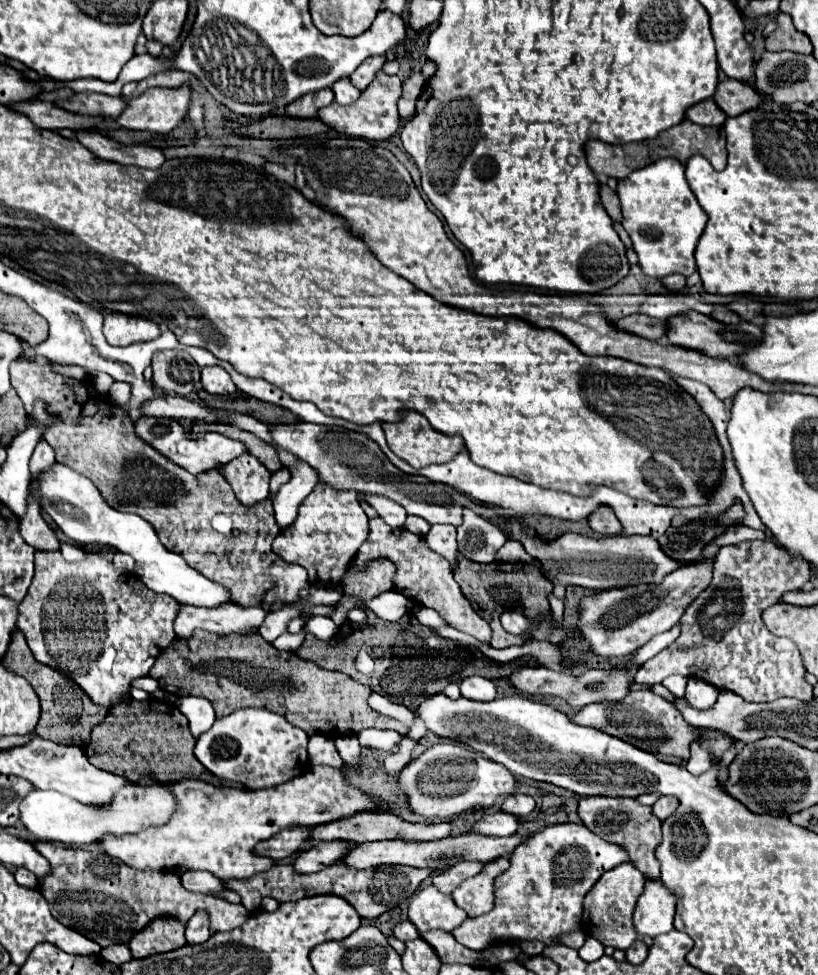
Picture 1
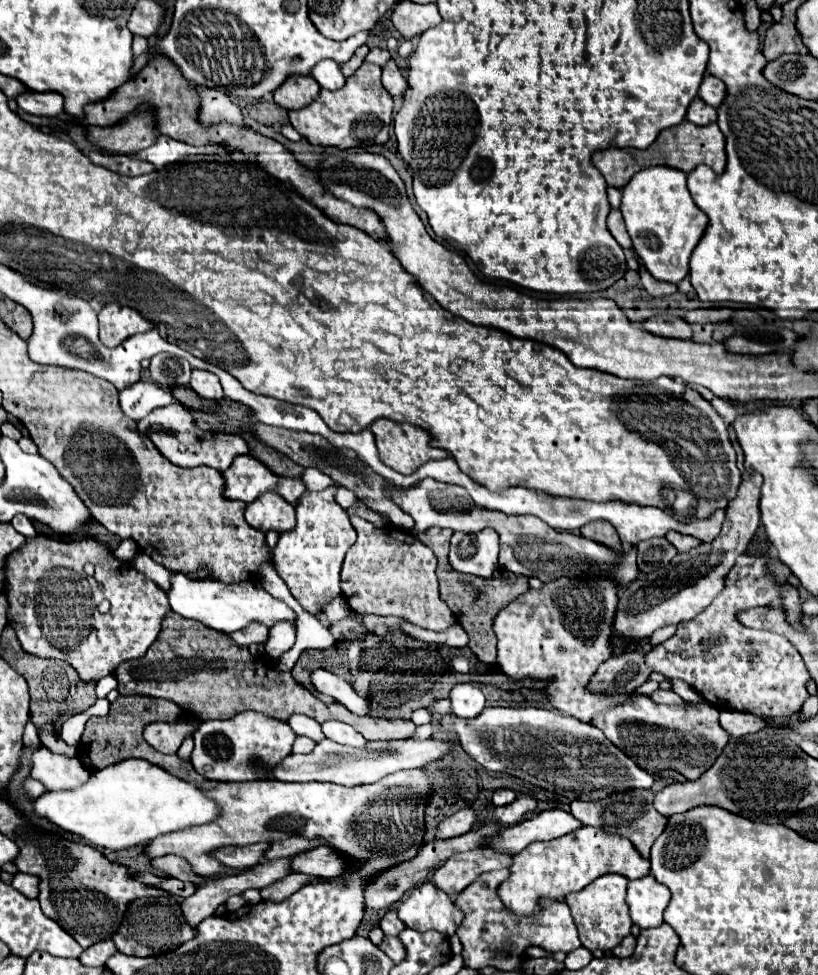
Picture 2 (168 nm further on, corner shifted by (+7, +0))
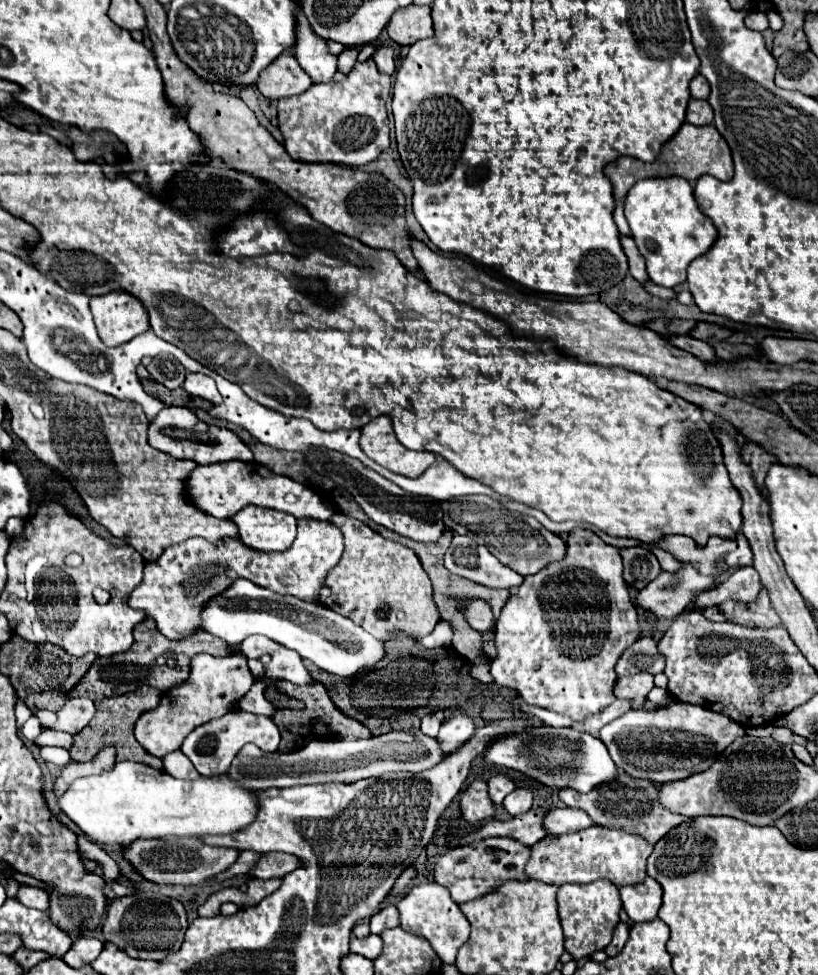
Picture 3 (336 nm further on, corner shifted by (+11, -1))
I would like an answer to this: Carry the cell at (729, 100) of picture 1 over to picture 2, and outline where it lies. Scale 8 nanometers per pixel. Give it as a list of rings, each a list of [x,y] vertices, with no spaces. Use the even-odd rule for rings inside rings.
[[[705,74],[701,88],[699,88],[699,98],[703,98],[707,104],[717,108],[719,102],[725,98],[725,84],[721,80],[717,80],[715,76]]]

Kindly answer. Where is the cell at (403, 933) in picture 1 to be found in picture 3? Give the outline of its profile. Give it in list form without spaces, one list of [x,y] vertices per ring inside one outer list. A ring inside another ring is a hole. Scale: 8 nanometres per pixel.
[[[393,905],[383,907],[379,913],[371,917],[371,933],[375,935],[381,935],[385,929],[393,929],[393,927],[399,927],[399,911]]]

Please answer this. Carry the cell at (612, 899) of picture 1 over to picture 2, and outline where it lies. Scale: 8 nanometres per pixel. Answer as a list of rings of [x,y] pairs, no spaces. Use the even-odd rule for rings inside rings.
[[[605,874],[593,880],[587,888],[579,892],[571,892],[571,896],[565,896],[565,904],[571,910],[583,948],[591,952],[613,950],[629,934],[633,922],[629,918],[629,908],[625,902],[625,888],[627,888],[627,878],[619,874]]]

